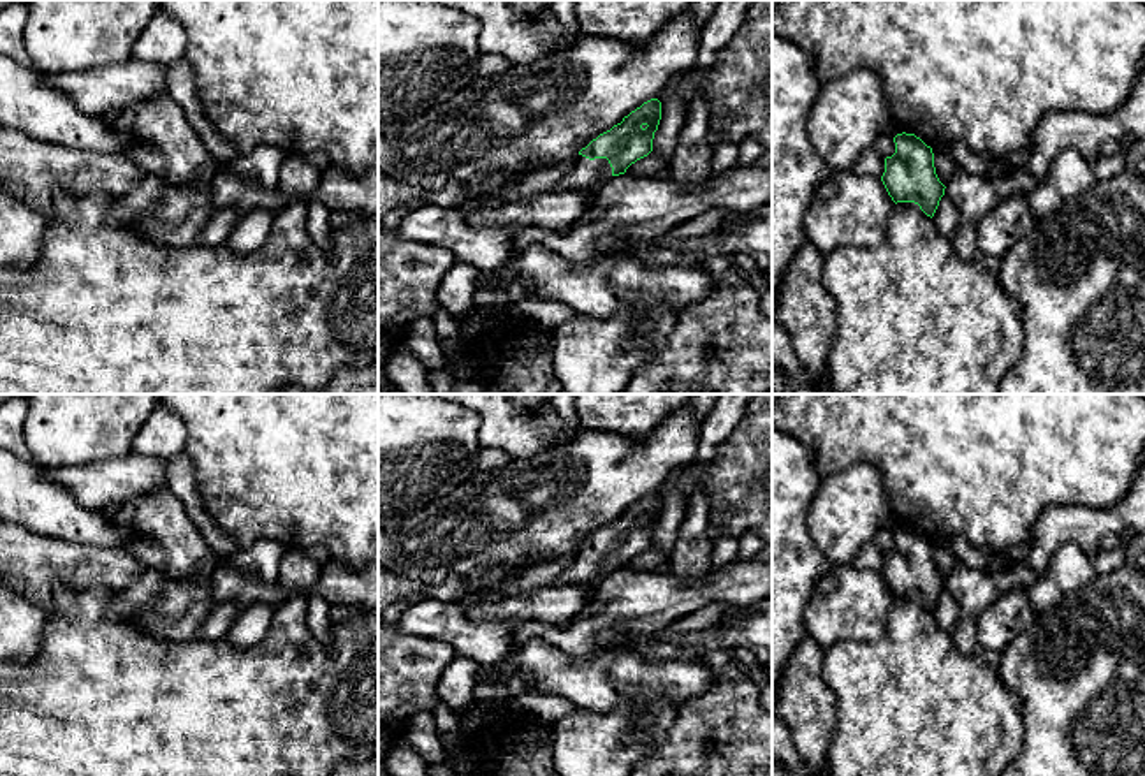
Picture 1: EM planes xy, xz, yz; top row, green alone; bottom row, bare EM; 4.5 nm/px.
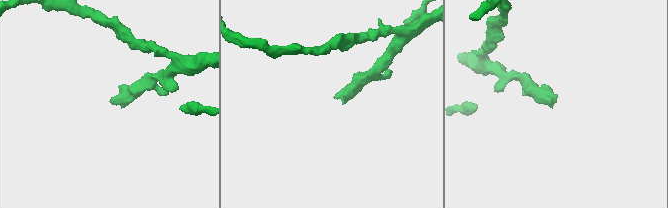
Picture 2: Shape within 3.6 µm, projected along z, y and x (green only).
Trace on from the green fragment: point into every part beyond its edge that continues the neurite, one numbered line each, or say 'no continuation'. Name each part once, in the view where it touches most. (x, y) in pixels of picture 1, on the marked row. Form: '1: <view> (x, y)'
1: xz (588, 175)

